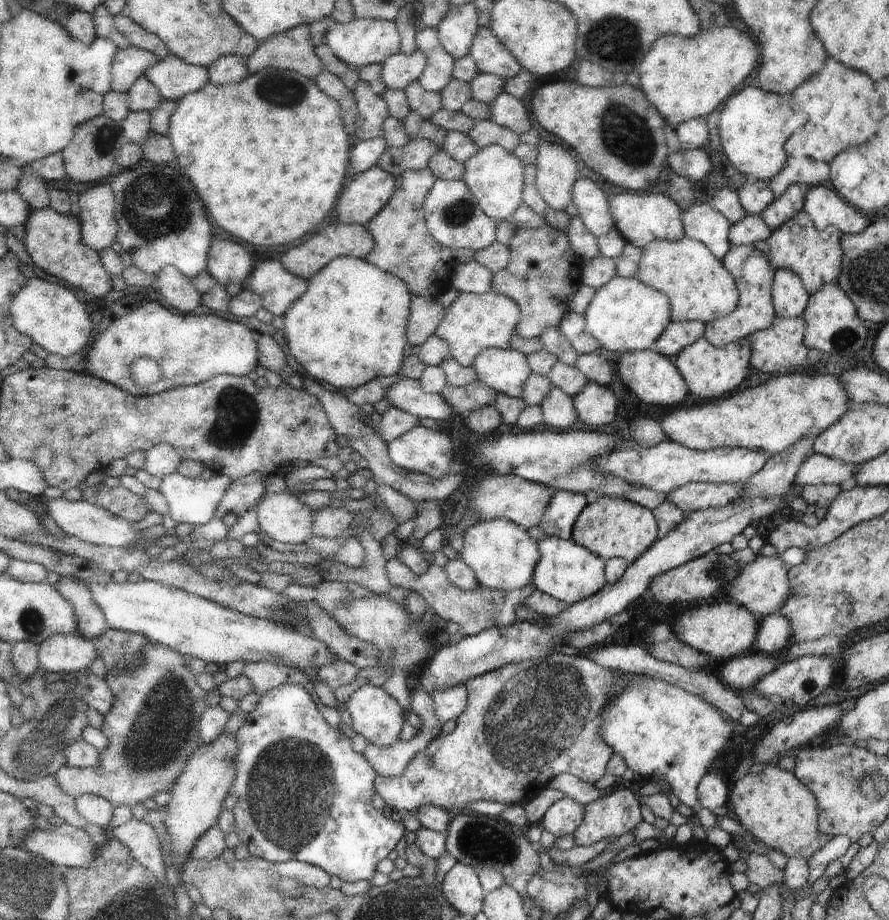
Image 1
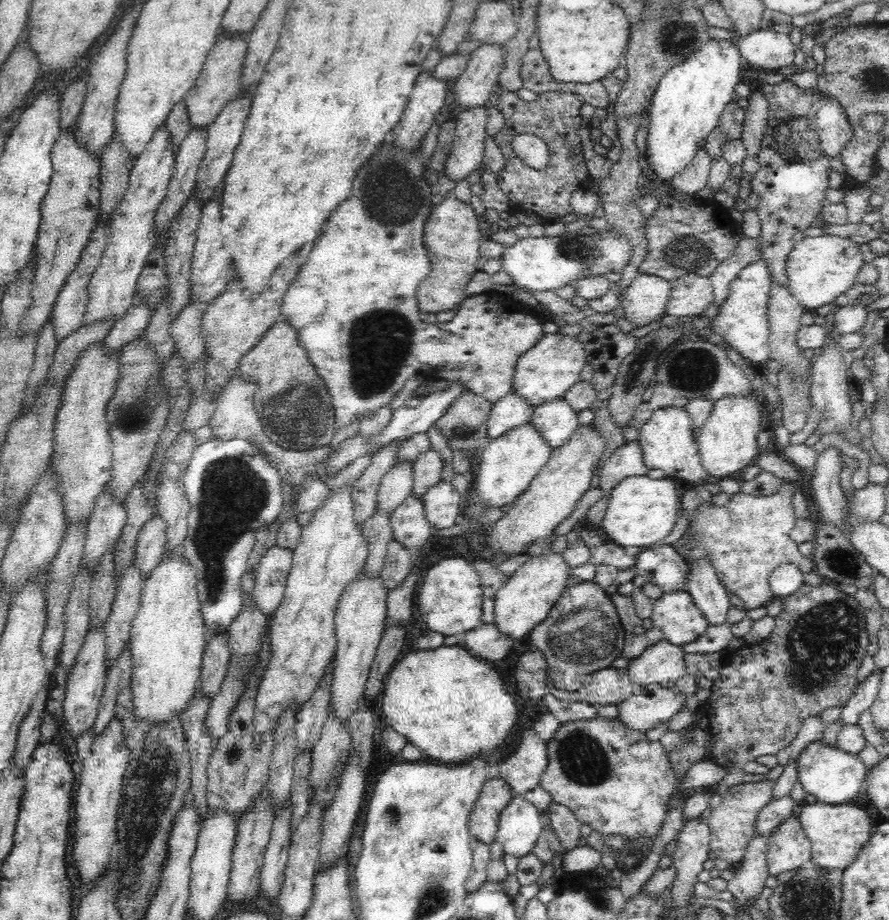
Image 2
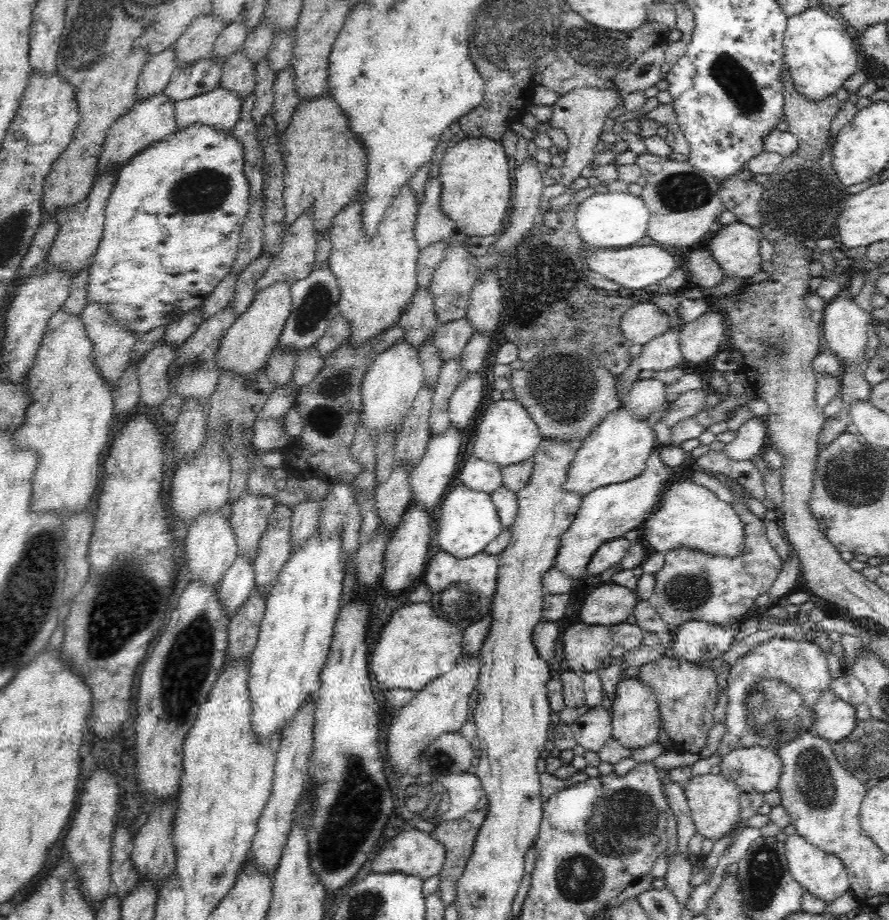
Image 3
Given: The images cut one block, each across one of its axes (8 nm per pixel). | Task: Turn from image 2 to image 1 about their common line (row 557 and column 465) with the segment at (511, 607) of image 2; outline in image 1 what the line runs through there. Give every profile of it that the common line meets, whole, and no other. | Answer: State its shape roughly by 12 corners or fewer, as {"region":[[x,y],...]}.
{"region":[[506,519],[463,533],[458,558],[478,584],[533,586],[538,541]]}

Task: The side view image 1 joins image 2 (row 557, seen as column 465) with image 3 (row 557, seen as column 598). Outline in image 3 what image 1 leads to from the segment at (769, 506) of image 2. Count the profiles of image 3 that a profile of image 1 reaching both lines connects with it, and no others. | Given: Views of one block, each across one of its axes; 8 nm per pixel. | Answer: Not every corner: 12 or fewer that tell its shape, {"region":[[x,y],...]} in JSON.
{"region":[[732,506],[740,554],[664,552],[649,601],[670,627],[734,625],[783,562],[764,521]]}

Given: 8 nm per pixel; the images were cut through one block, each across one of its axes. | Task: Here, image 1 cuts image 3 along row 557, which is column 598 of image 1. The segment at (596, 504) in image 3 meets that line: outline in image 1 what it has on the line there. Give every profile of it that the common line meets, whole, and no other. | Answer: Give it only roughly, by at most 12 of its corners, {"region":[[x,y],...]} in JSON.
{"region":[[538,541],[532,584],[572,605],[608,582],[606,560],[576,541]]}

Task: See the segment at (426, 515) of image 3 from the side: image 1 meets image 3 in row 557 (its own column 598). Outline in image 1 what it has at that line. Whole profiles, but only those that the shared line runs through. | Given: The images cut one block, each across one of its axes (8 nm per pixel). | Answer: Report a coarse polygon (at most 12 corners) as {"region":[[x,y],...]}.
{"region":[[588,382],[572,400],[580,423],[606,426],[616,396]]}

